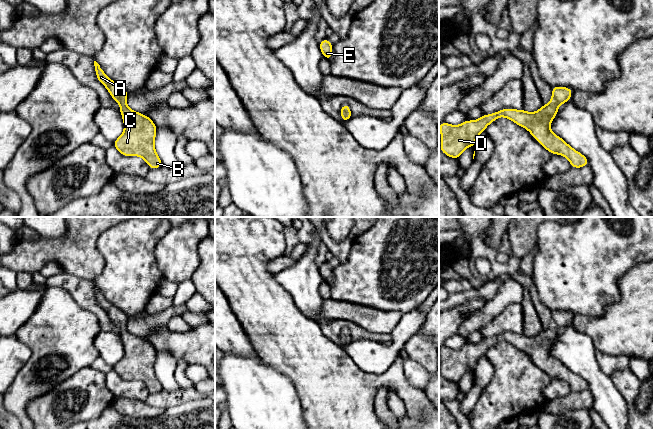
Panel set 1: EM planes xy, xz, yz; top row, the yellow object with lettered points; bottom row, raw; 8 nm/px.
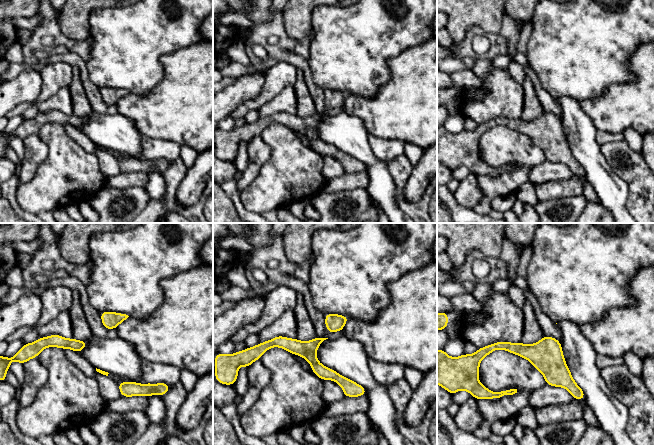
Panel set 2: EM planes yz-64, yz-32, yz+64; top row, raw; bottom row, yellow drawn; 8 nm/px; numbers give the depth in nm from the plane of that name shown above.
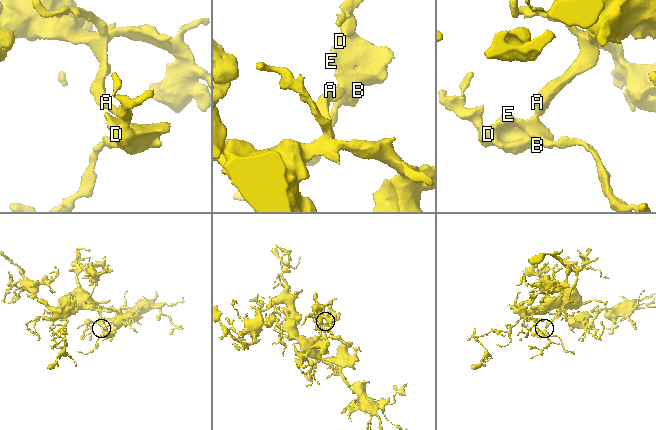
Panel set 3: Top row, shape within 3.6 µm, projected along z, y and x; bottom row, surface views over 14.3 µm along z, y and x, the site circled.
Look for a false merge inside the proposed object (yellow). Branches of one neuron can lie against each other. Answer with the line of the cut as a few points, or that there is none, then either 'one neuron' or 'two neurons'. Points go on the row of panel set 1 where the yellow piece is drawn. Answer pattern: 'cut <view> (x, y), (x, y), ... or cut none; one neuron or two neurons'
cut none; one neuron

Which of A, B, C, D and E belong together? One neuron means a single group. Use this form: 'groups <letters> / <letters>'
groups A B C D E

